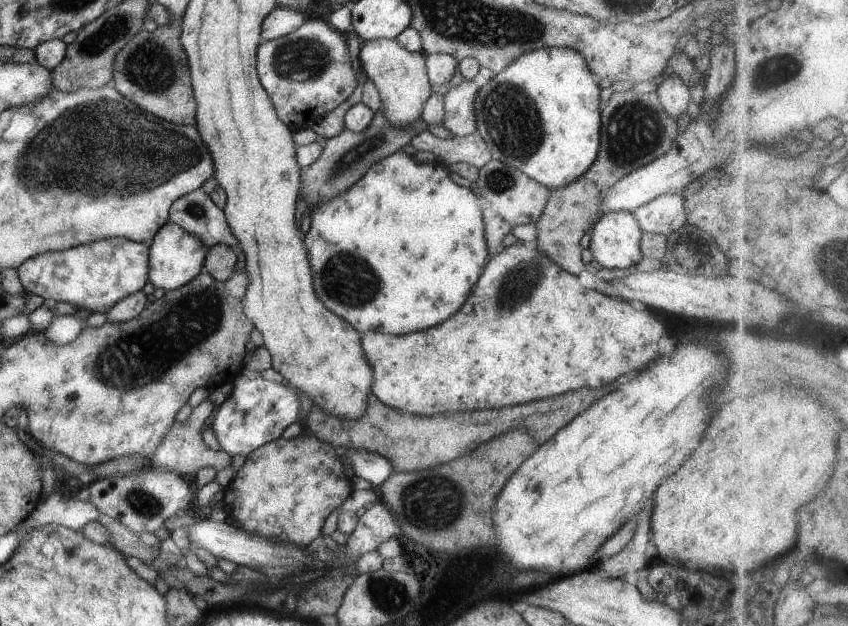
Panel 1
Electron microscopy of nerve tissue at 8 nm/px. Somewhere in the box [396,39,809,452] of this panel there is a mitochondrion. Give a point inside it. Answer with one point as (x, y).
(510, 116)

